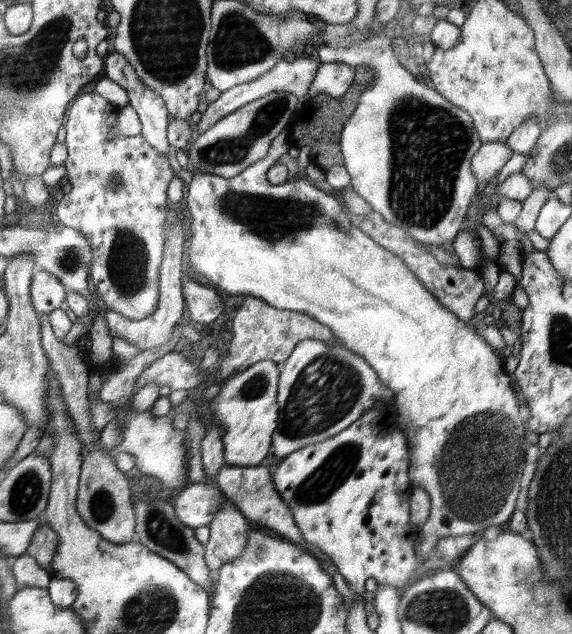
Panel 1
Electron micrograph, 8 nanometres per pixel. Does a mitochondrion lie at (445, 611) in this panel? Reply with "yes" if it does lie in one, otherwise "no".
yes

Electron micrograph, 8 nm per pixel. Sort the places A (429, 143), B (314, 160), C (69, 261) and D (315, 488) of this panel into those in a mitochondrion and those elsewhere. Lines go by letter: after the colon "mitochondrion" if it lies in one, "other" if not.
A: mitochondrion
B: other
C: mitochondrion
D: mitochondrion

